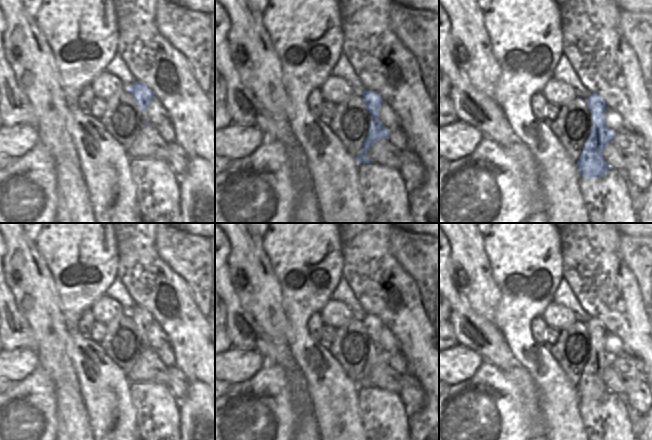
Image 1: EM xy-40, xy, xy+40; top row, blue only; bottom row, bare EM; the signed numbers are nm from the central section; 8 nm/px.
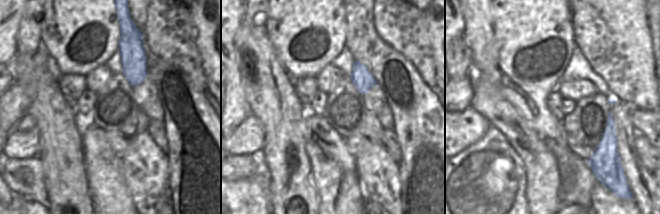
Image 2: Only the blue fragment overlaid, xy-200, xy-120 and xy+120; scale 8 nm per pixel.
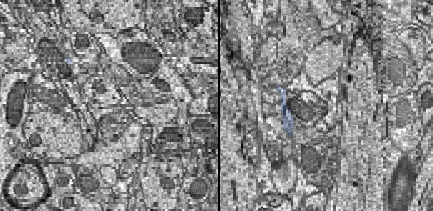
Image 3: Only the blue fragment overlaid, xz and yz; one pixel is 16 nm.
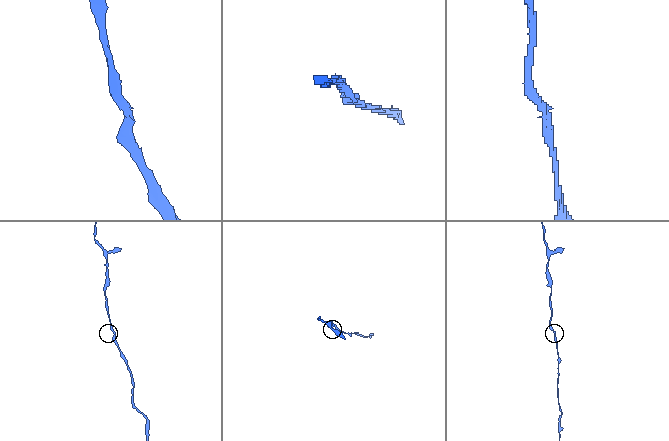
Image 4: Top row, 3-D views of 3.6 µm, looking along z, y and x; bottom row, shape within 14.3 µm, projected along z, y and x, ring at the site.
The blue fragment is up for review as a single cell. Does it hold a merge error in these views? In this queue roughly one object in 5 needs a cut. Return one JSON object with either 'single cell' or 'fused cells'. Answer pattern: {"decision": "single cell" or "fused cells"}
{"decision": "single cell"}

